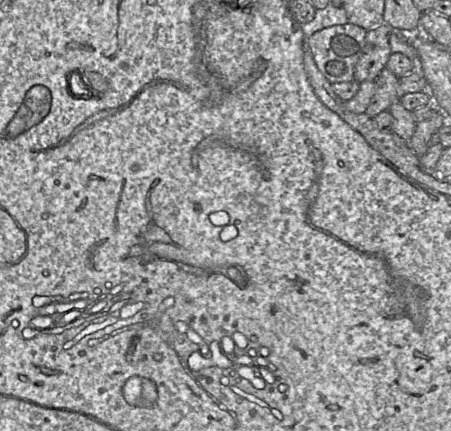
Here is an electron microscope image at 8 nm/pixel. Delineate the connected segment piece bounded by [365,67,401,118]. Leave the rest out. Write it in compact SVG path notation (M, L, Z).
M384 67L375 80L375 92L365 113L374 118L382 111L389 111L390 106L400 98L399 77Z

